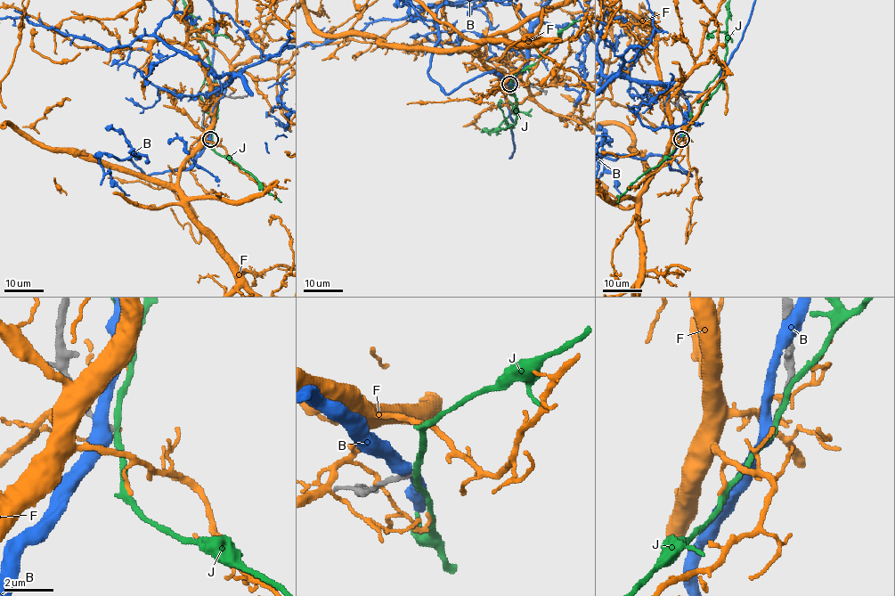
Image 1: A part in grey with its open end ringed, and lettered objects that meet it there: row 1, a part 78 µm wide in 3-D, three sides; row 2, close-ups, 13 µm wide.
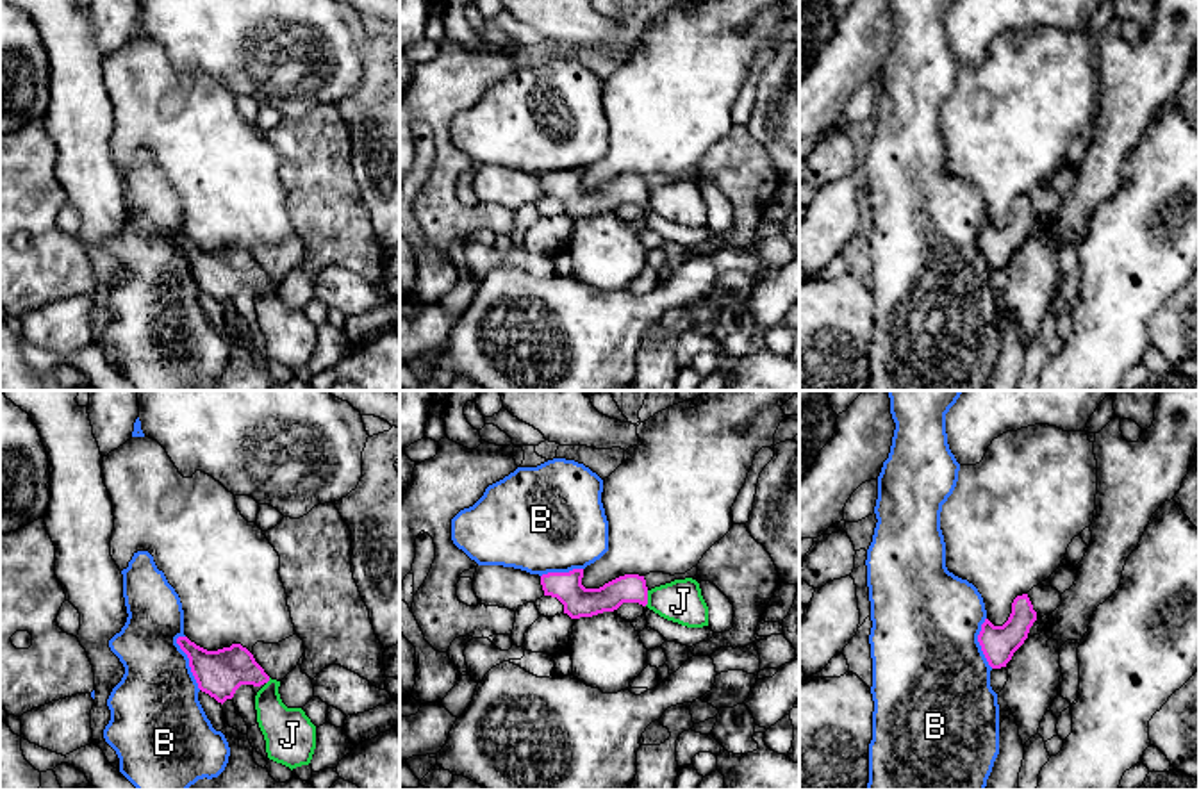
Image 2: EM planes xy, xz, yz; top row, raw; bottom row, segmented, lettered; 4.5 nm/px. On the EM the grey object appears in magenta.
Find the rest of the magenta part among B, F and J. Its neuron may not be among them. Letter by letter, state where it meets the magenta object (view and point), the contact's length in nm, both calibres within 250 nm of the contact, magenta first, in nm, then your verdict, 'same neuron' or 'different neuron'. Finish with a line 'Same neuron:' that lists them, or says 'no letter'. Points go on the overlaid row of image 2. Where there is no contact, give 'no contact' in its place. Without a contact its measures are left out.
B: xy (190, 662) | 260 nm | 220/380 nm | different neuron
F: no contact | different neuron
J: xz (646, 598) | 70 nm | 130/190 nm | different neuron
Same neuron: no letter

